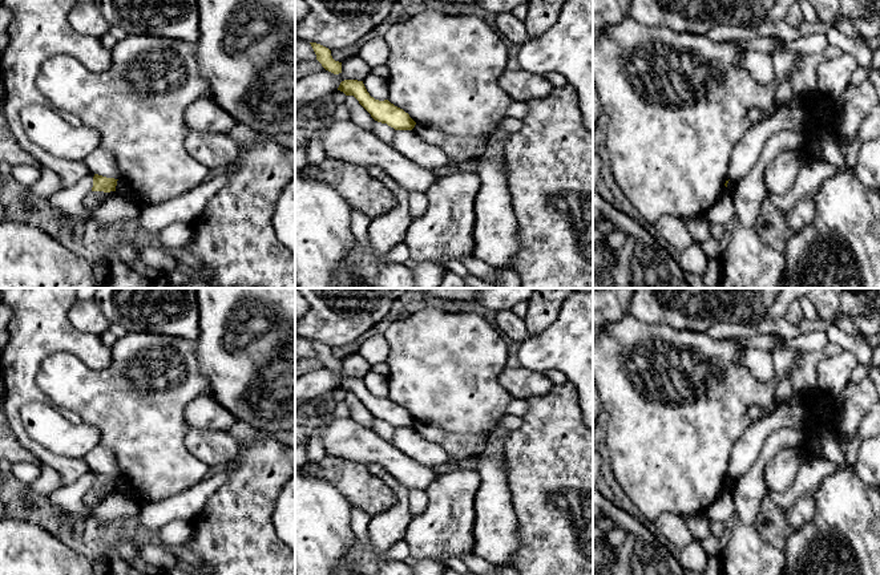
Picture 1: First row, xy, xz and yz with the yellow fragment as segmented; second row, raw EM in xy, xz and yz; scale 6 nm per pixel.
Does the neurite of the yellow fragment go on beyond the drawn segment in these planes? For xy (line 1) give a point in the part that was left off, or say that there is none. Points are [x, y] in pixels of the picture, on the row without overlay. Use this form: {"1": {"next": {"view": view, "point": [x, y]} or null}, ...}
{"1": {"next": null}}

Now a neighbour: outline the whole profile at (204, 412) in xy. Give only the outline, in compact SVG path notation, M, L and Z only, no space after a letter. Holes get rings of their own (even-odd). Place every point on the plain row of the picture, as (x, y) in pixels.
M207 392L199 393L185 408L187 425L197 429L230 430L235 417Z

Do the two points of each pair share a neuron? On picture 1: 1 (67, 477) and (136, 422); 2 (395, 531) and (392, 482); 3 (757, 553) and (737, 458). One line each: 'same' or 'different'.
1: different
2: same
3: different

